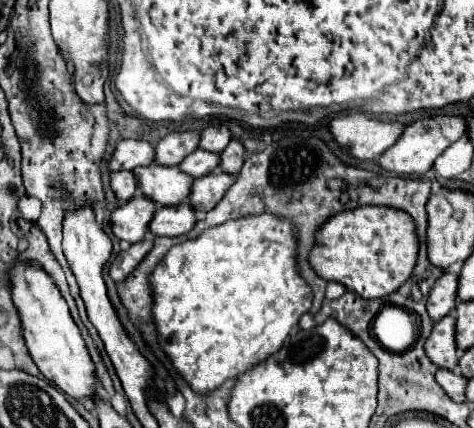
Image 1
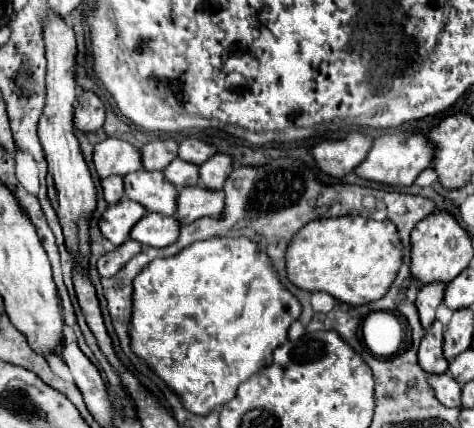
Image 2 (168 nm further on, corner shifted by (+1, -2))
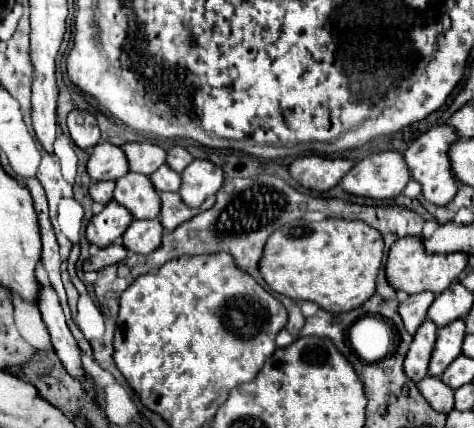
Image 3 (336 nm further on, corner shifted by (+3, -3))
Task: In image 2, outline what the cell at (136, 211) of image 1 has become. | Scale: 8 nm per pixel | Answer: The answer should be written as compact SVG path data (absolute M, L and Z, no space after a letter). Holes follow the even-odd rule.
M123 196L117 204L109 206L103 212L99 228L107 240L111 240L115 246L121 246L129 238L131 228L145 216L145 212L147 210L143 210L139 202L131 202L129 198Z

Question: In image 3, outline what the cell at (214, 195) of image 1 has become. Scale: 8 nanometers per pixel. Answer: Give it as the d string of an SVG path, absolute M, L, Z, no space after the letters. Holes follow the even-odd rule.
M159 193L159 199L161 199L159 219L161 219L161 225L163 225L165 231L173 231L183 221L195 217L197 213L201 213L205 209L211 209L213 203L215 203L215 197L209 197L209 199L205 199L205 203L201 207L191 209L185 203L181 203L181 199L179 199L177 193Z

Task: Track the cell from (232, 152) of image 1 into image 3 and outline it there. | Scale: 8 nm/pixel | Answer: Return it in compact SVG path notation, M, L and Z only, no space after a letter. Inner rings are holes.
M195 159L181 173L181 187L177 193L181 195L181 201L189 207L199 207L205 201L205 197L215 195L221 185L223 169L213 165L211 161Z

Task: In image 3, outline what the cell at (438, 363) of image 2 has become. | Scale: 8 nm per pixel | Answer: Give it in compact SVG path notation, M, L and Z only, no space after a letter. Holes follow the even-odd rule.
M423 321L417 333L413 335L413 343L409 347L409 353L403 363L405 375L413 381L419 383L427 375L427 365L433 353L433 343L437 339L437 327L433 321Z

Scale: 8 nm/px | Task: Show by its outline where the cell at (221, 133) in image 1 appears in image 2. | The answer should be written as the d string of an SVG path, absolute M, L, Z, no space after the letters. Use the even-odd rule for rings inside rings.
M187 138L179 146L179 158L193 162L193 164L203 164L207 158L211 158L217 152L215 146L199 140L199 138Z

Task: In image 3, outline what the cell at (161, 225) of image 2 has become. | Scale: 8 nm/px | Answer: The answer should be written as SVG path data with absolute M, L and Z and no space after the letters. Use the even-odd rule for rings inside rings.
M135 219L123 233L123 247L127 251L147 255L161 245L161 237L163 237L163 227L159 219L153 219L153 221Z

